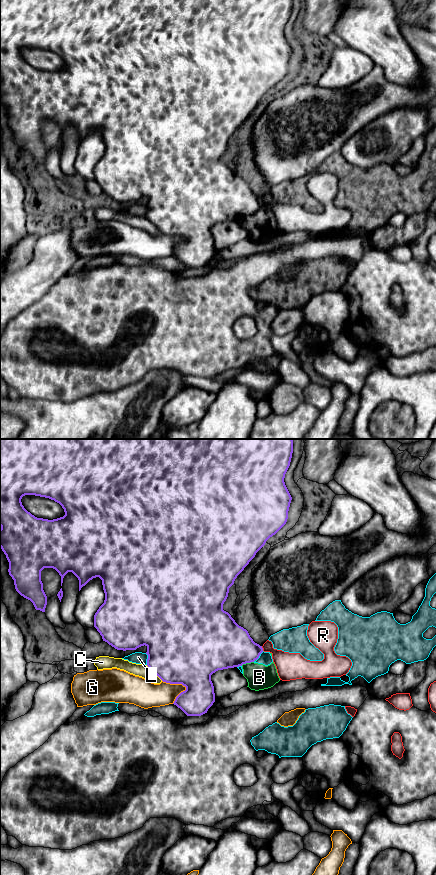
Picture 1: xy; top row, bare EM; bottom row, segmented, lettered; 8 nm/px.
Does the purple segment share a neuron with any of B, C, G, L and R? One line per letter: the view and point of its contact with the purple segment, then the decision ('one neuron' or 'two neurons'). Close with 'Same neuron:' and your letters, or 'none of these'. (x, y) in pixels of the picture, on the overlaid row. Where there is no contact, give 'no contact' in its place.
B: meets purple in xy at (248, 662); two neurons
C: meets purple in xy at (154, 672); two neurons
G: meets purple in xy at (175, 683); two neurons
L: meets purple in xy at (147, 659); two neurons
R: meets purple in xy at (262, 648); two neurons
Same neuron: none of these

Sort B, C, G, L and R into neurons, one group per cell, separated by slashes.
B L / C / G / R

